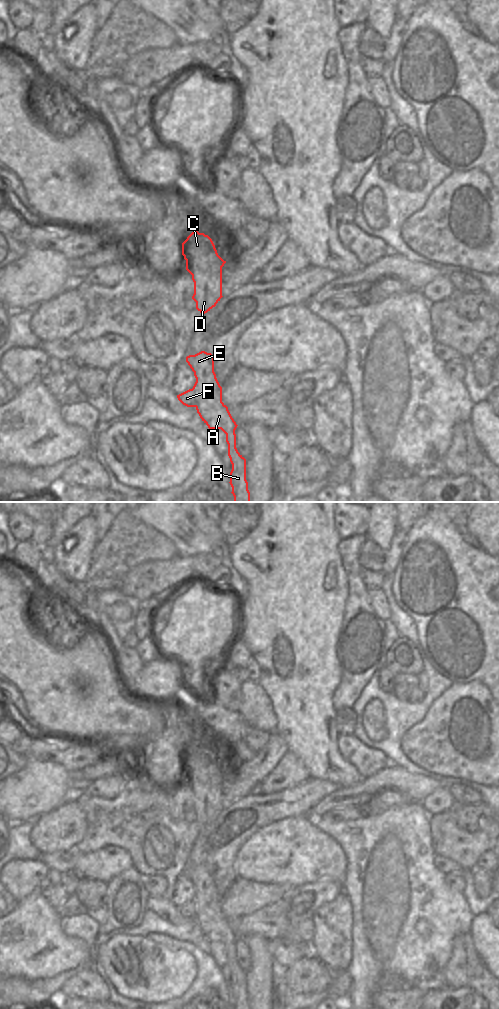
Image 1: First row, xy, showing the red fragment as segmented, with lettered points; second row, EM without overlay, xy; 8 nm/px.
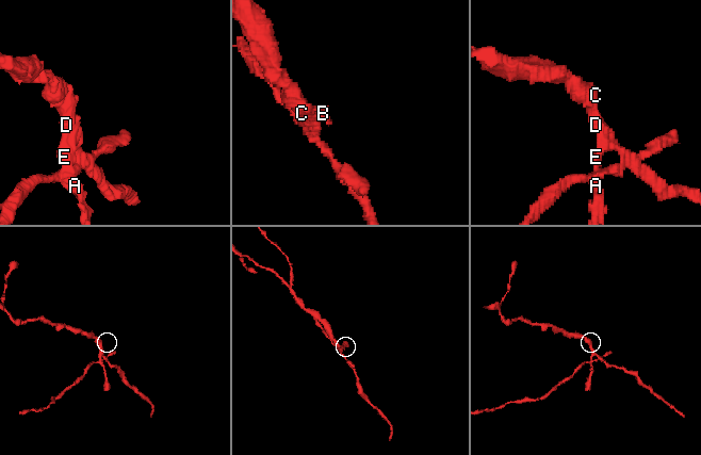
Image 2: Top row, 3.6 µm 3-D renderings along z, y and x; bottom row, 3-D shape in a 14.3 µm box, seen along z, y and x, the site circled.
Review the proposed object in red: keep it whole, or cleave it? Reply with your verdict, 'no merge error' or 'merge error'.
merge error

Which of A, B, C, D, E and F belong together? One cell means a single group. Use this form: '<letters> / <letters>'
A B C D E / F

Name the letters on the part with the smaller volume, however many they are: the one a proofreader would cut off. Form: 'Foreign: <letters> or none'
Foreign: F

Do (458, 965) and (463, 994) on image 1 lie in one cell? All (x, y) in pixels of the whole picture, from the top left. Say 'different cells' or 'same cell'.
different cells

